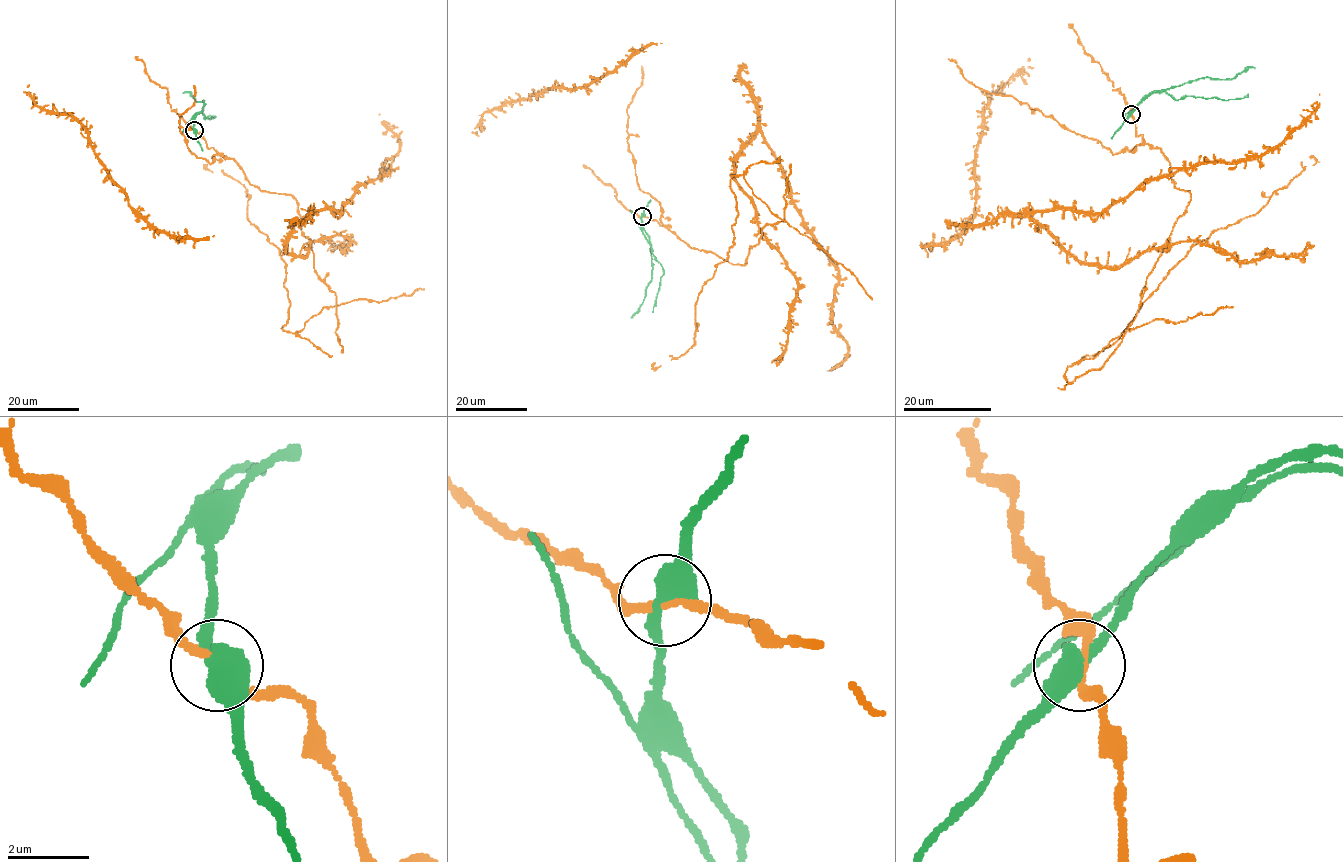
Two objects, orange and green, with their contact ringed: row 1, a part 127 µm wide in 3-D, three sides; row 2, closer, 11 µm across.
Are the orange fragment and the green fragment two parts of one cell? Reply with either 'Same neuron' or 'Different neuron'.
Different neuron

